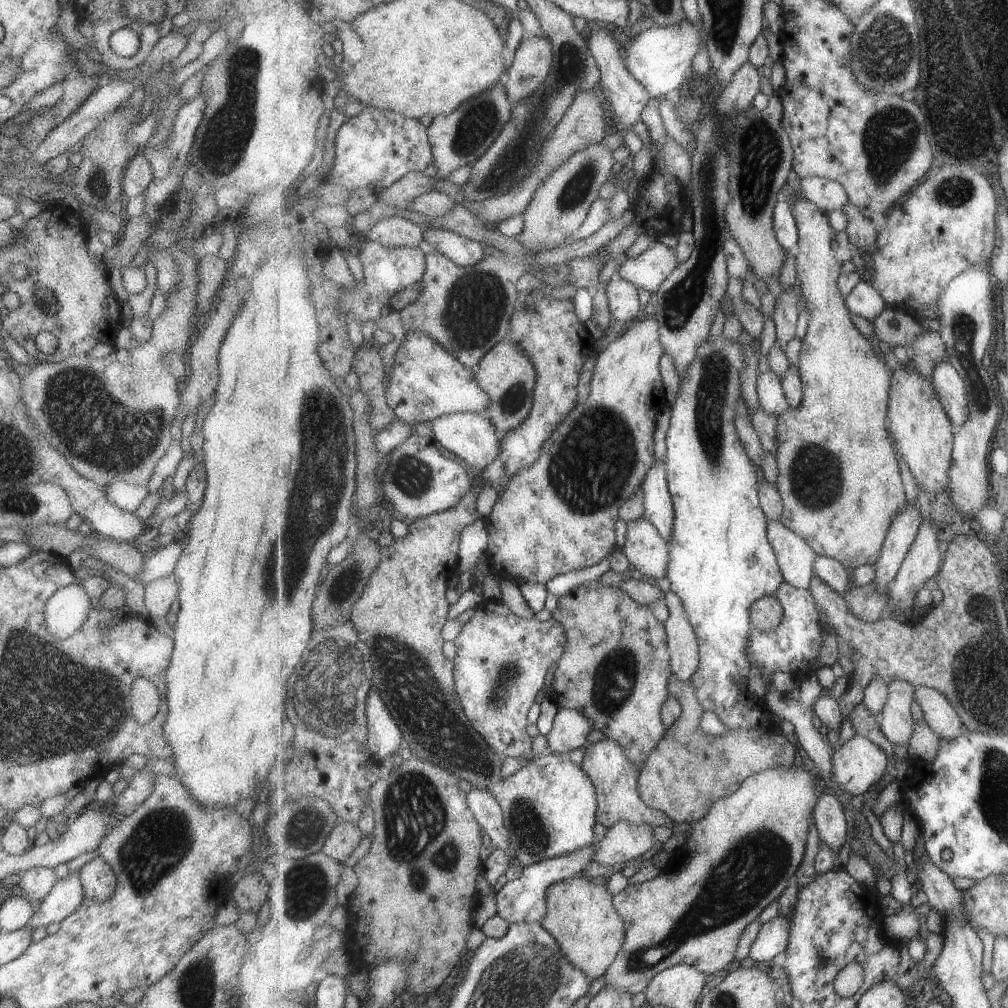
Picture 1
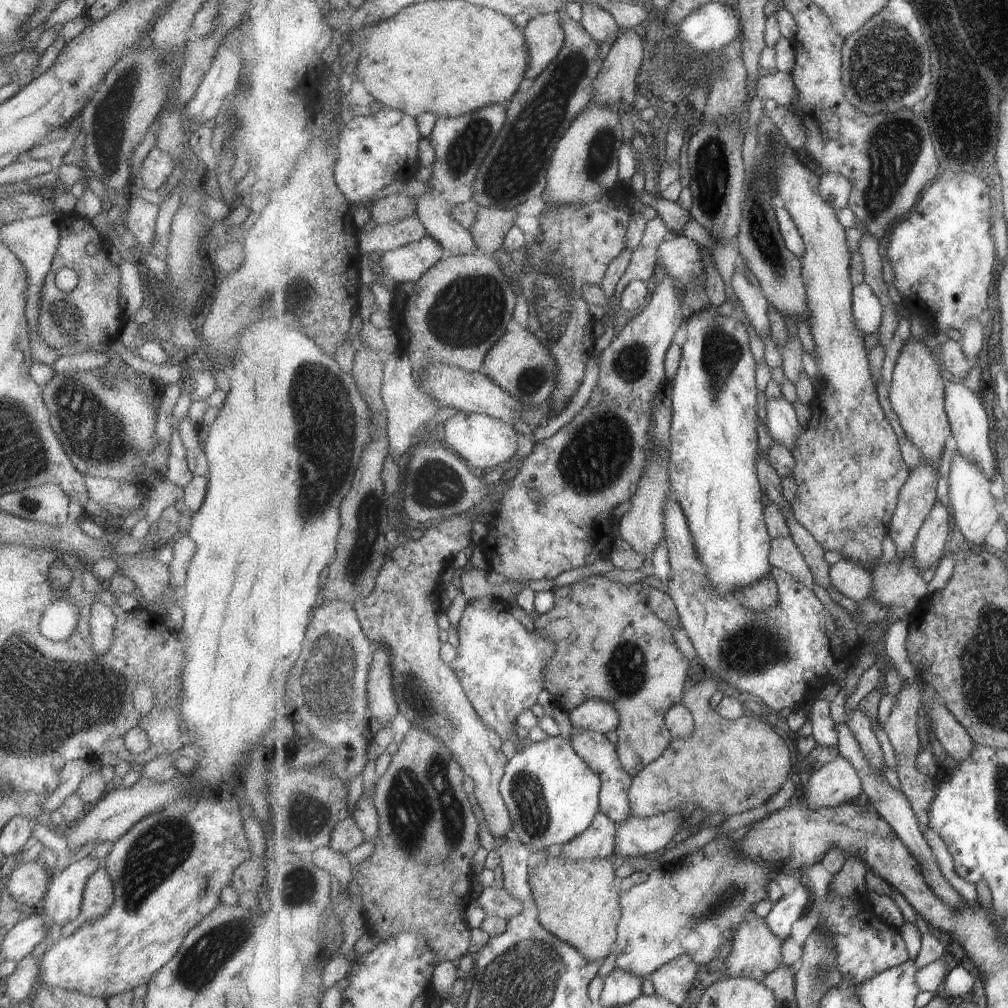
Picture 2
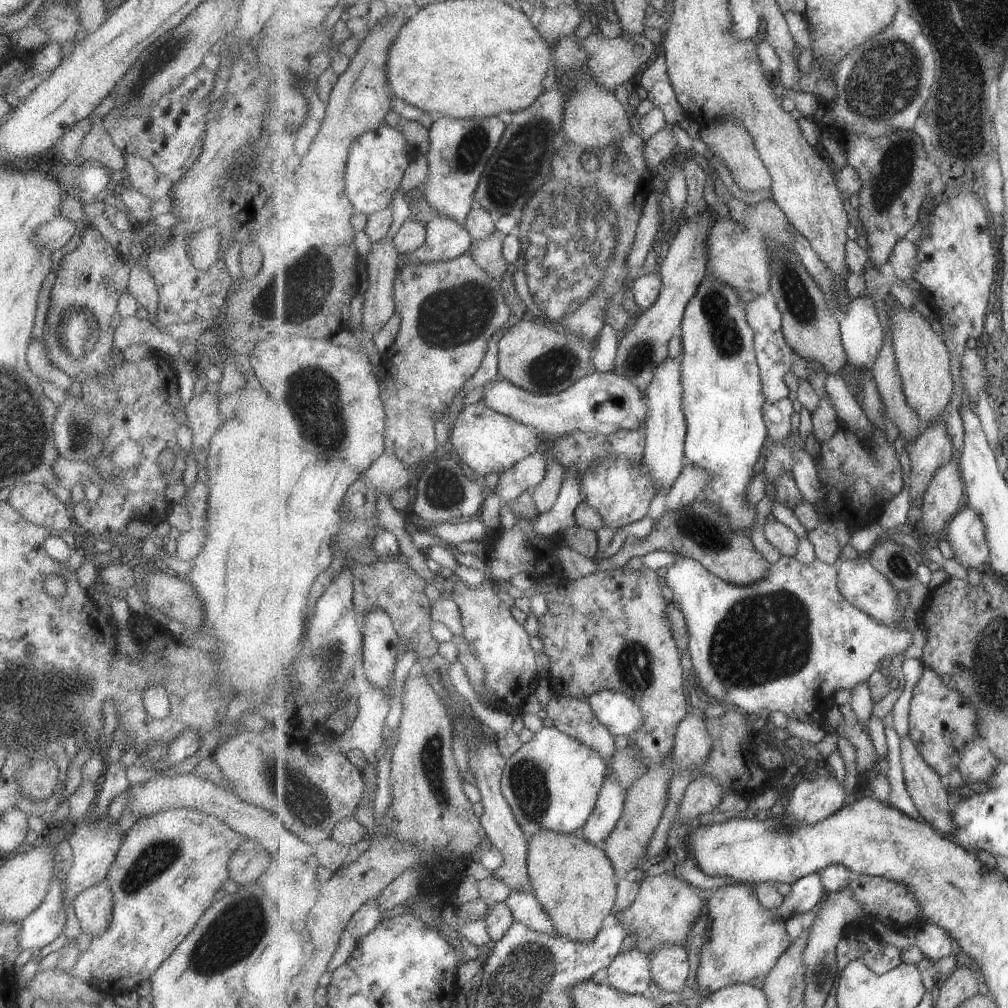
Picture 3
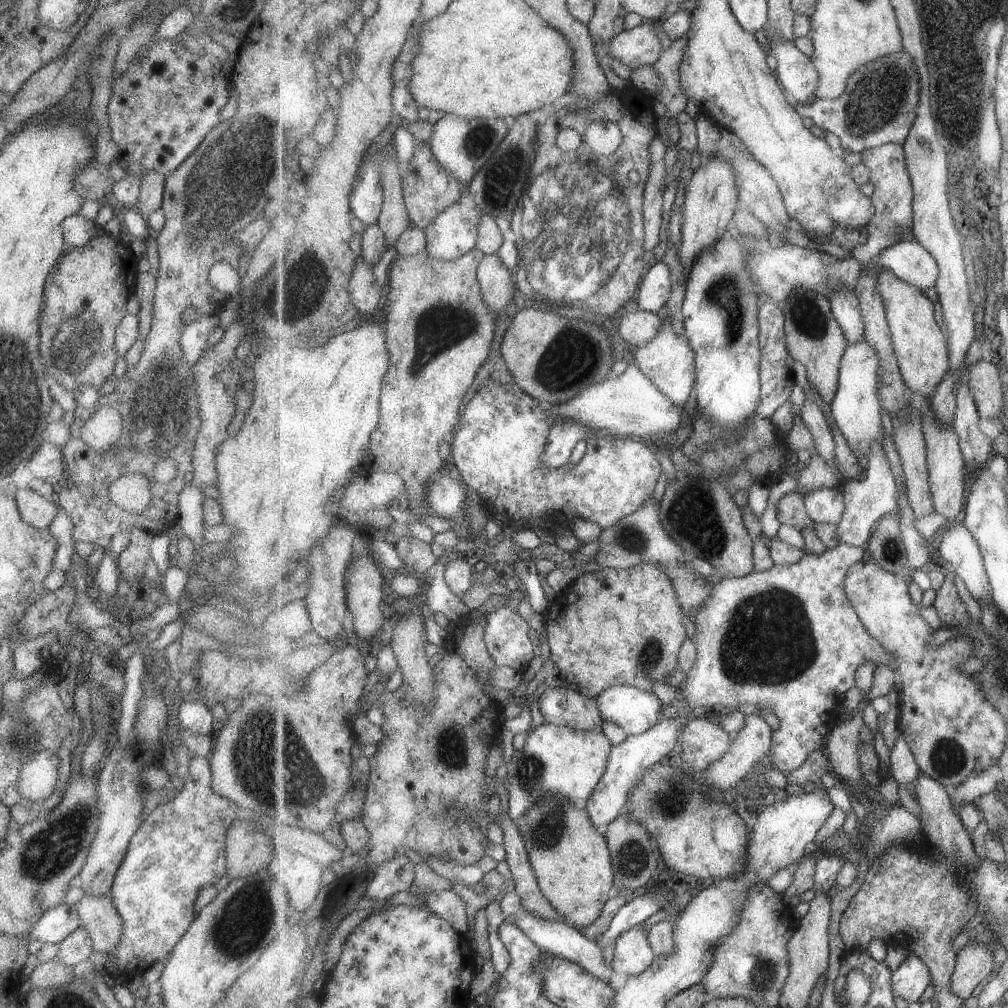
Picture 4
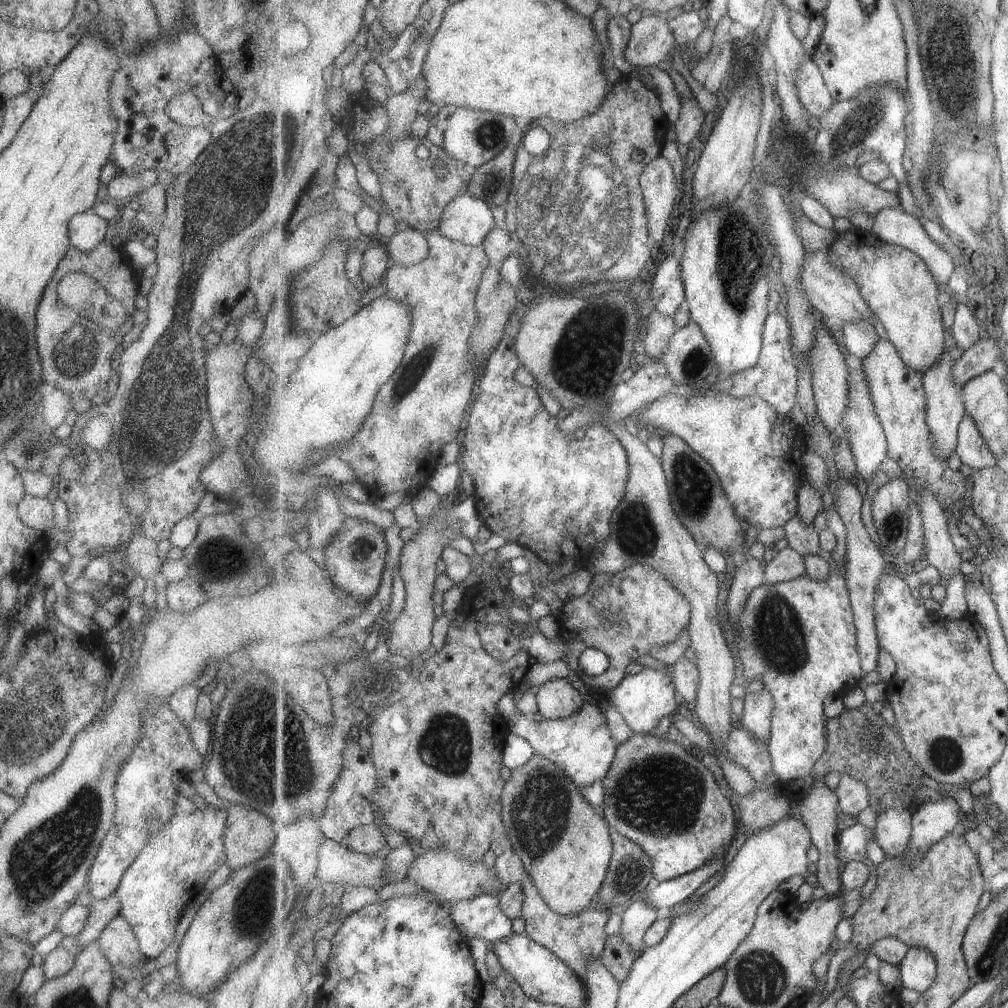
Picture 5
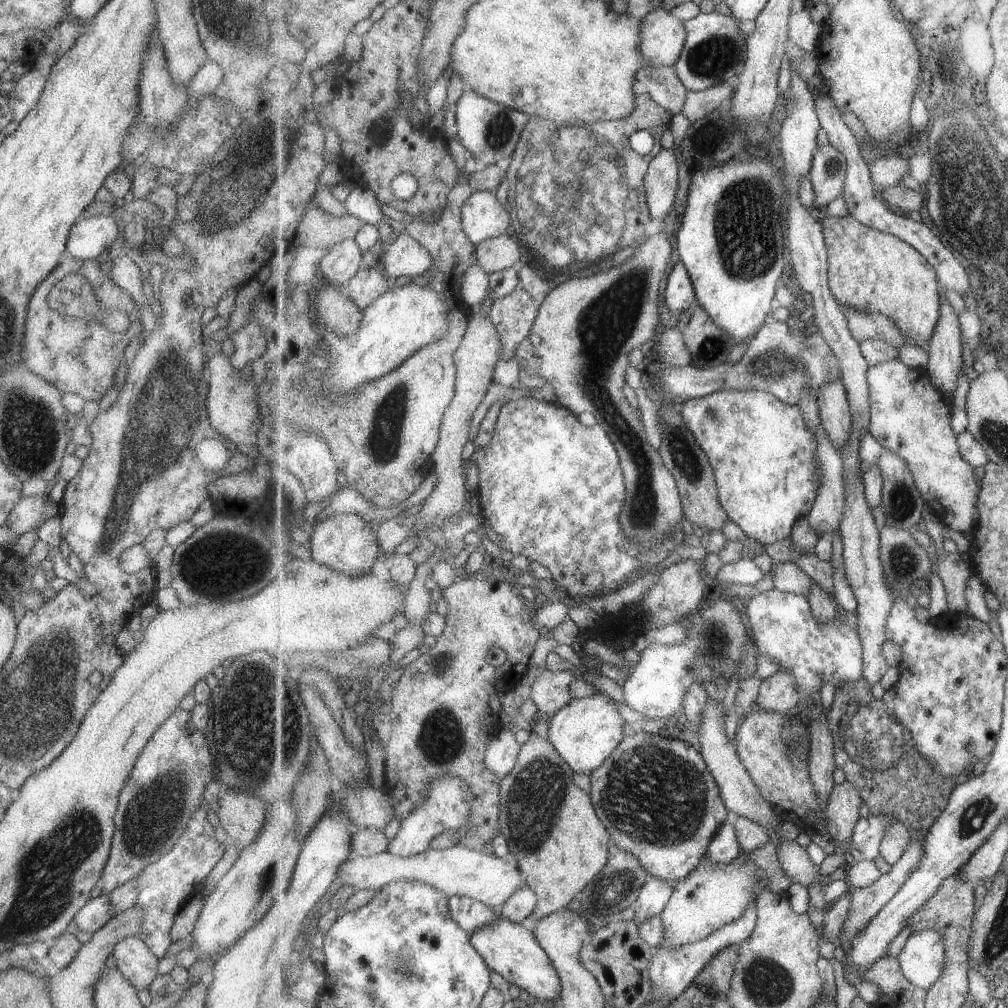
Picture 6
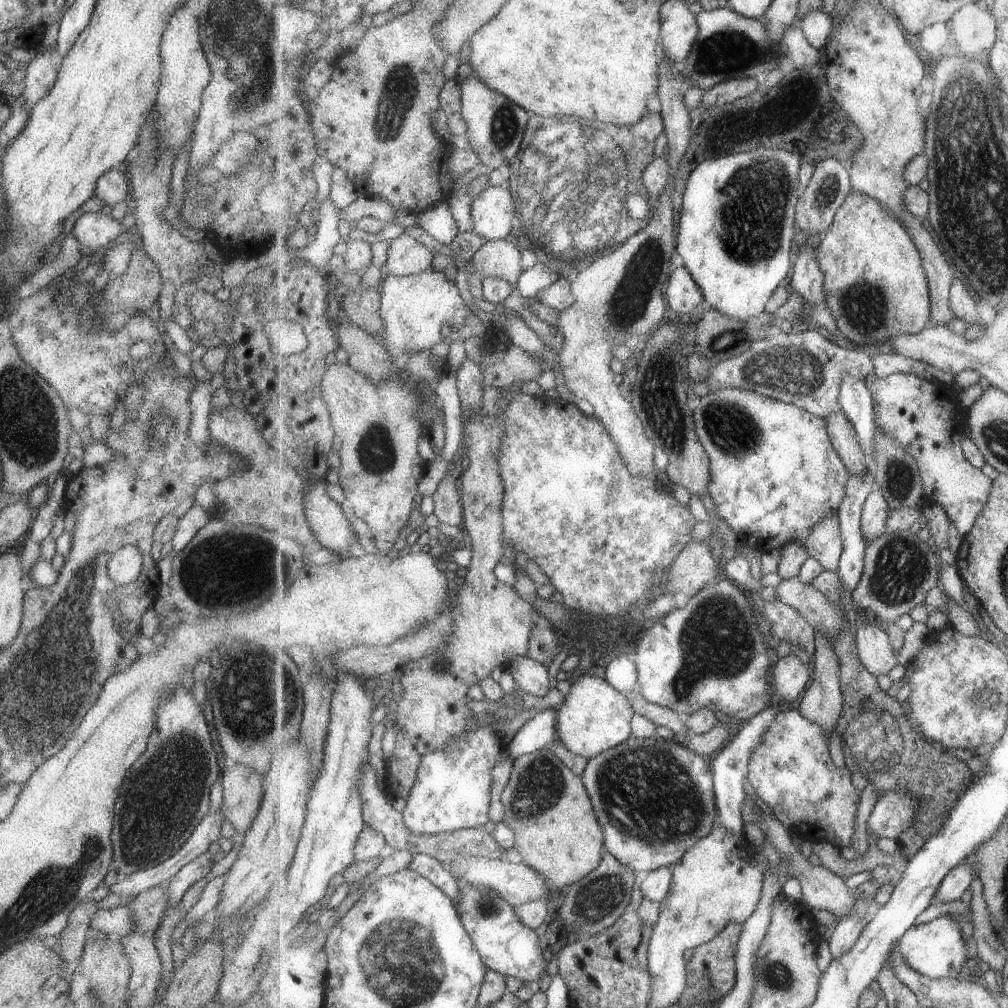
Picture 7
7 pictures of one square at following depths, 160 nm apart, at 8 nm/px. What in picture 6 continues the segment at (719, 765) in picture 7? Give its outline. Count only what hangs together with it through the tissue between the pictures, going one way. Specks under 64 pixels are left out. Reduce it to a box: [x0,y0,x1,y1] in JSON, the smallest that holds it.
[707,811,742,864]

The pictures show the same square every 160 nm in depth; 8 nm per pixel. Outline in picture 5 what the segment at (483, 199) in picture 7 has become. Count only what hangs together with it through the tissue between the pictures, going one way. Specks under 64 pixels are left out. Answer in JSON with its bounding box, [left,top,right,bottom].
[439,192,497,245]

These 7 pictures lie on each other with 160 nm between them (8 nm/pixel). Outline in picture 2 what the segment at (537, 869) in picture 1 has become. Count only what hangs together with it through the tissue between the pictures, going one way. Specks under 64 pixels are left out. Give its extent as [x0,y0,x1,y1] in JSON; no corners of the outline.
[477,809,618,920]

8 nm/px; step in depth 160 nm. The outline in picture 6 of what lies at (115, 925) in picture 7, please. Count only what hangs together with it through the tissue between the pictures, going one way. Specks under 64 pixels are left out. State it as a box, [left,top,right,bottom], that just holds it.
[73,893,113,933]

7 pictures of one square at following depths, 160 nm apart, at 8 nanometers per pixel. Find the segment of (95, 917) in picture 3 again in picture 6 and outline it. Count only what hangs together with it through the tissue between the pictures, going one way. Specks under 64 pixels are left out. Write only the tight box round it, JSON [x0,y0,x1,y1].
[112,935,159,992]

